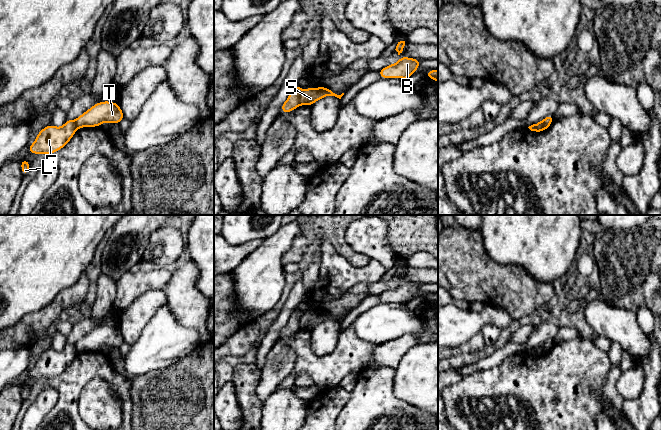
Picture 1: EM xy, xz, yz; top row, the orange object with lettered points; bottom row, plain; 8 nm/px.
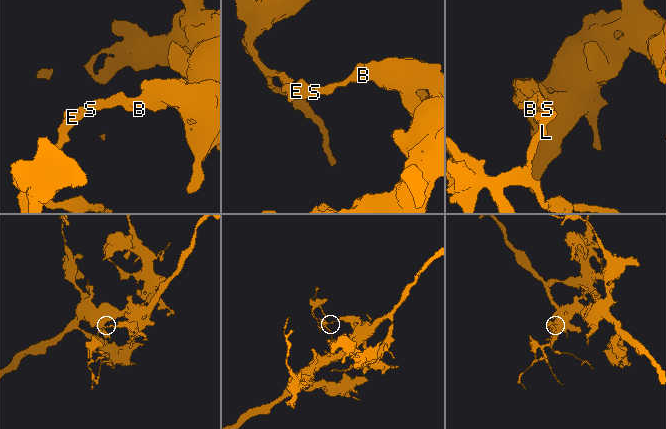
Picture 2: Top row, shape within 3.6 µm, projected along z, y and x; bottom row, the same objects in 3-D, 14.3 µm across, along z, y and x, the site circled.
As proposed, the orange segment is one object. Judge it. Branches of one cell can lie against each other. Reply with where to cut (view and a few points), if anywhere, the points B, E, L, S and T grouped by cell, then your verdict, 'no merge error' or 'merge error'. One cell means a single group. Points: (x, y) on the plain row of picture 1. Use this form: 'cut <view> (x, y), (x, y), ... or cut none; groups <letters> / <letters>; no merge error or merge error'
cut xz (302, 314), (299, 320), (299, 327); groups B S T / E L; merge error

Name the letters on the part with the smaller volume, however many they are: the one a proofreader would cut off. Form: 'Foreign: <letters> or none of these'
Foreign: E, L

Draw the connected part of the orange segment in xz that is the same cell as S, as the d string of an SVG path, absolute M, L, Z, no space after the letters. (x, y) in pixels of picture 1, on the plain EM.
M311 311L302 314L299 323L301 329L308 329L311 331L316 325L323 323L326 320L335 320L341 323L343 319L344 317L341 319L333 317L328 311Z

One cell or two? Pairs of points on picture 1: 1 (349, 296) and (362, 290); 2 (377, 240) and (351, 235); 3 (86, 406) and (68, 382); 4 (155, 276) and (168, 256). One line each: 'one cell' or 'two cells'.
1: one cell
2: one cell
3: two cells
4: two cells

